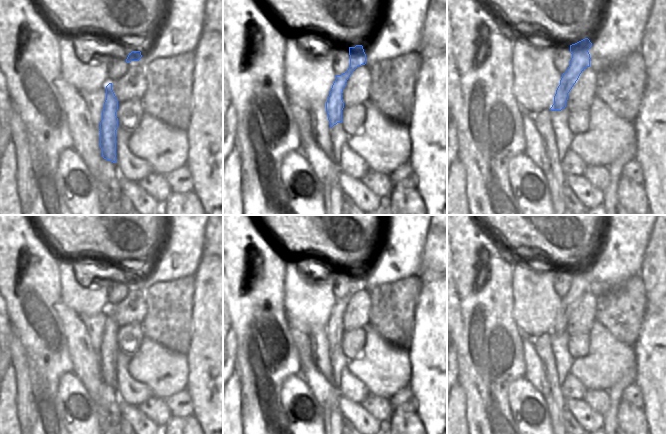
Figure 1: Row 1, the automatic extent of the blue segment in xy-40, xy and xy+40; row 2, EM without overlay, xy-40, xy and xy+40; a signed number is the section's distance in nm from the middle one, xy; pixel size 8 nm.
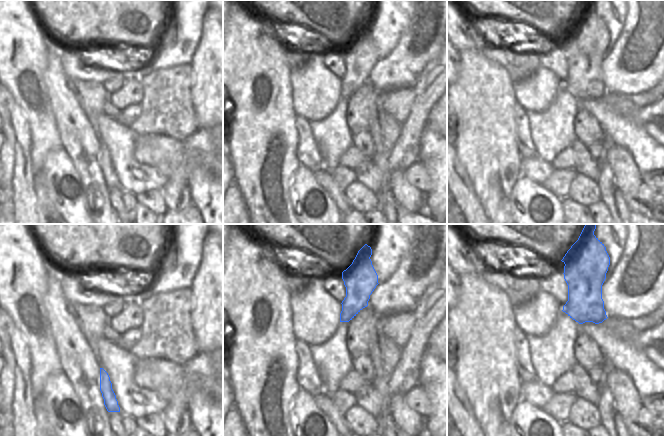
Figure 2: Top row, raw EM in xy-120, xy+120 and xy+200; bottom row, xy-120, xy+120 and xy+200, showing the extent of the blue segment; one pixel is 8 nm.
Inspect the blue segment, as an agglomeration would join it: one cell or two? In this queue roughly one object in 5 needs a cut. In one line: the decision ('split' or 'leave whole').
split

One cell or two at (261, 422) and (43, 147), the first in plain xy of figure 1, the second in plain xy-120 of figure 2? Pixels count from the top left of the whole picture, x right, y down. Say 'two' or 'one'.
one

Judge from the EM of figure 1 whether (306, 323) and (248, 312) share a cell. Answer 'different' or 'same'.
different

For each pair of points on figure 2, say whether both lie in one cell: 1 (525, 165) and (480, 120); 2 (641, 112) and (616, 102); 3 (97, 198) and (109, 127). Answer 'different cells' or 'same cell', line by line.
1: different cells
2: same cell
3: different cells

